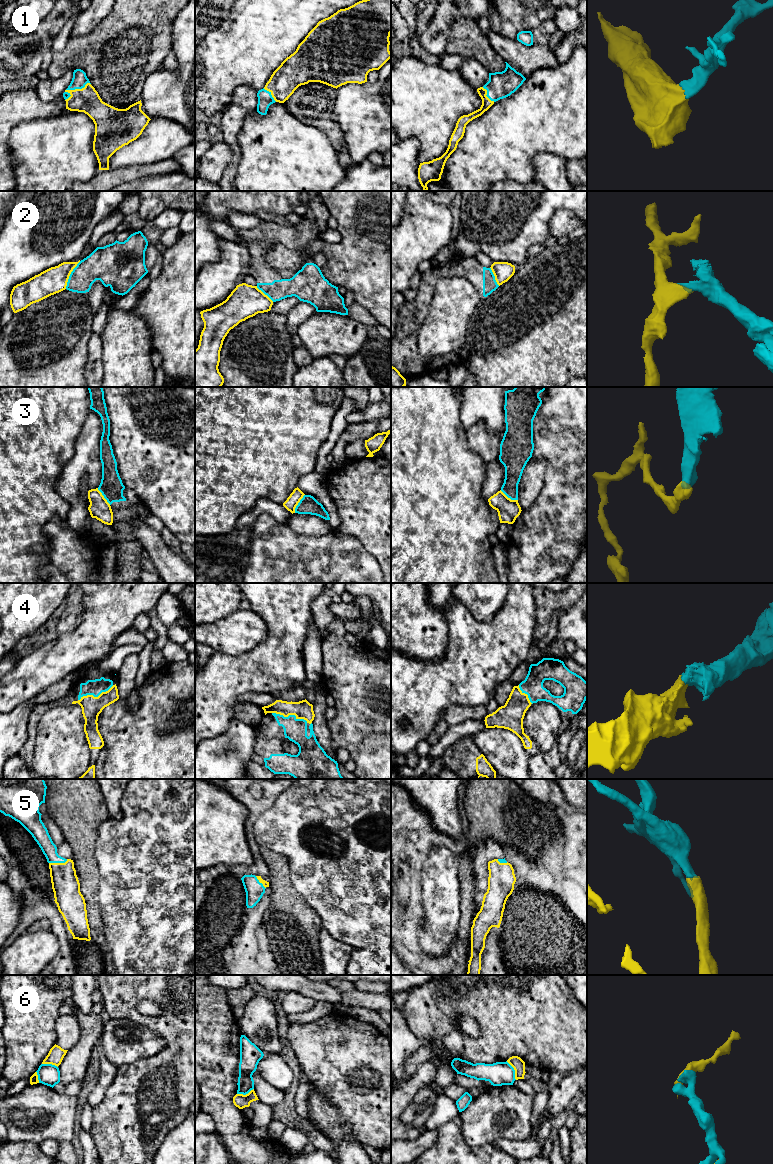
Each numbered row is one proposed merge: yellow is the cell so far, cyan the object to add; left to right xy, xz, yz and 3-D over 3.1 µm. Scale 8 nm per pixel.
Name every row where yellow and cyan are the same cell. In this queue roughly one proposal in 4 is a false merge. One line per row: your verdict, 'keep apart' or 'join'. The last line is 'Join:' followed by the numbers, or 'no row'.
1: join
2: keep apart
3: keep apart
4: join
5: join
6: keep apart
Join: 1, 4, 5

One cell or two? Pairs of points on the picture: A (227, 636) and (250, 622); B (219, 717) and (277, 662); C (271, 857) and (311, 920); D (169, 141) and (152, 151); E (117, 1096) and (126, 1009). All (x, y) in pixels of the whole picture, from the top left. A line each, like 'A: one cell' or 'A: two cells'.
A: one cell
B: one cell
C: one cell
D: one cell
E: one cell

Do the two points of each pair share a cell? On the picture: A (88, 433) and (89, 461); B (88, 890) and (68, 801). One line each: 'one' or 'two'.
A: one
B: one

